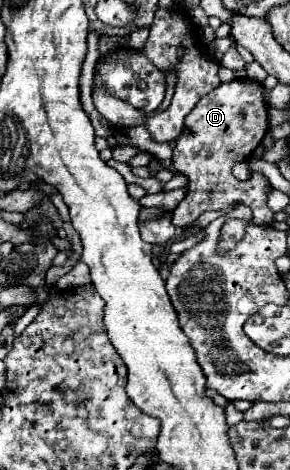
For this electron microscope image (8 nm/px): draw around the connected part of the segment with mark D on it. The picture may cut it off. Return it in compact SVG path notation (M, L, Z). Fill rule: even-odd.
M233 80L219 84L213 92L197 102L197 106L185 118L185 128L175 142L173 168L189 178L189 194L181 200L171 218L175 226L191 226L201 212L223 210L235 202L241 202L253 210L253 224L273 224L273 212L267 206L271 186L260 172L250 179L240 181L231 174L235 162L247 160L259 142L269 132L267 114L263 114L263 86L255 80Z

